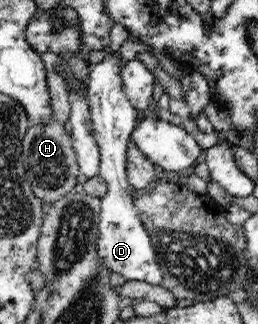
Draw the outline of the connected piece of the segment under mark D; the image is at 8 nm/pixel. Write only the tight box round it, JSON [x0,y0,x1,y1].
[86,52,164,287]

